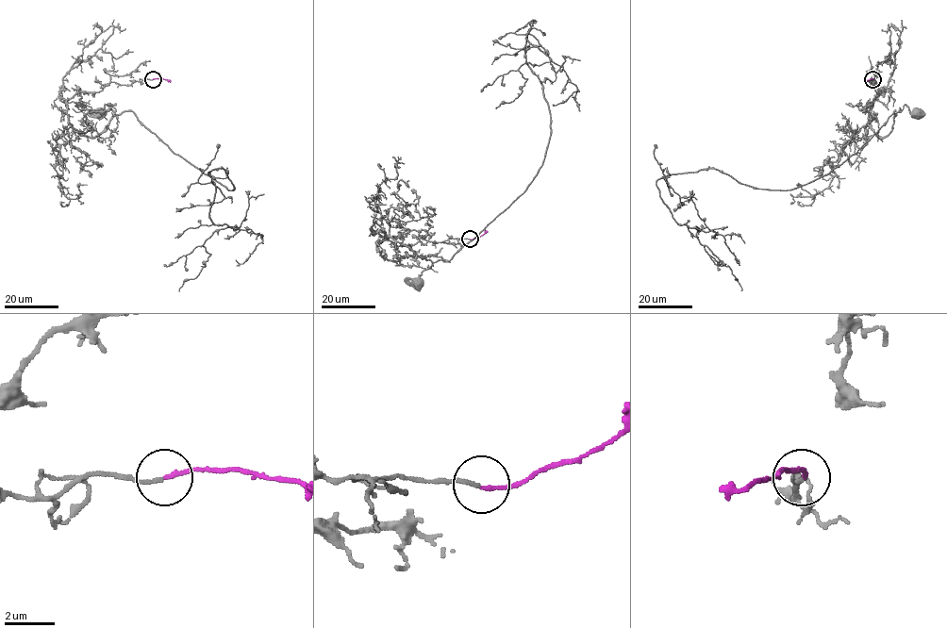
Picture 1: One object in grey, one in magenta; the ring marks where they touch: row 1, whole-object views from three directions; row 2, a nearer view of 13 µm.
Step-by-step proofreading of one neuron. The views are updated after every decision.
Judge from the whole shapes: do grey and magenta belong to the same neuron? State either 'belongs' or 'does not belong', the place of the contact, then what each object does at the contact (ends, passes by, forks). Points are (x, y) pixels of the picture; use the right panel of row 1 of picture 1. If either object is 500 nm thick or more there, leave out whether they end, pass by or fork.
belongs; place (872, 79); grey ends; magenta ends

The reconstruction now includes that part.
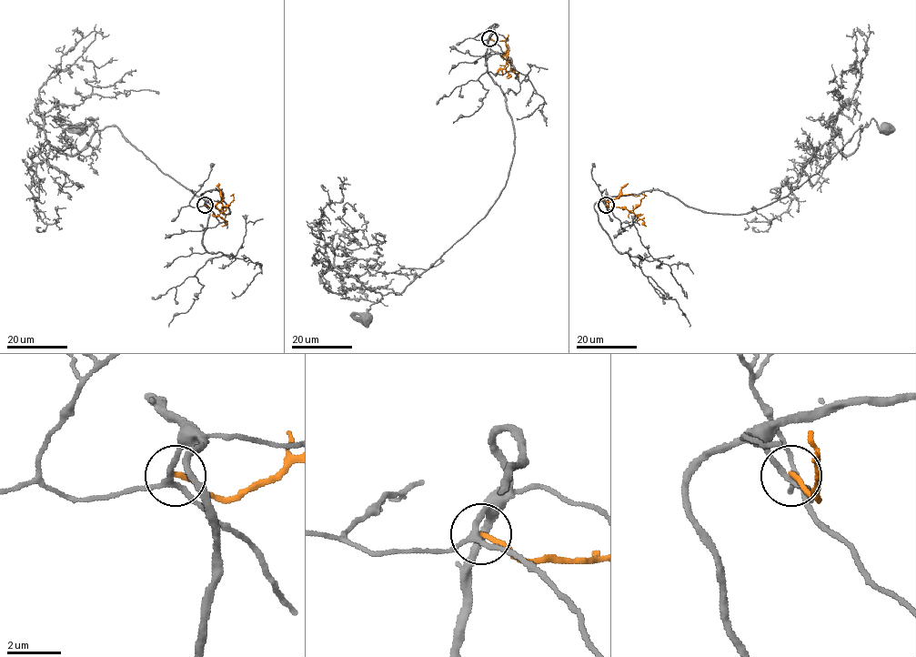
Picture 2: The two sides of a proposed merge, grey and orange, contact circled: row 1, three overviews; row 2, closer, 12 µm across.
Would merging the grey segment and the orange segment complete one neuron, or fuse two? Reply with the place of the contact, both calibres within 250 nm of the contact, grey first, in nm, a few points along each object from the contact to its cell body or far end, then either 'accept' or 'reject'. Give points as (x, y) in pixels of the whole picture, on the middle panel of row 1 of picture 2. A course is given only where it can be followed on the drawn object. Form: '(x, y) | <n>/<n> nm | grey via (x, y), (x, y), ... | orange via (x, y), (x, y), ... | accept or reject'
(489, 38) | 190/180 nm | grey via (489, 37), (487, 72), (512, 123), (506, 186), (487, 214), (400, 293), (389, 292), (371, 305), (367, 318) | orange via (489, 37), (505, 42), (508, 46), (508, 60), (518, 74), (515, 78) | reject

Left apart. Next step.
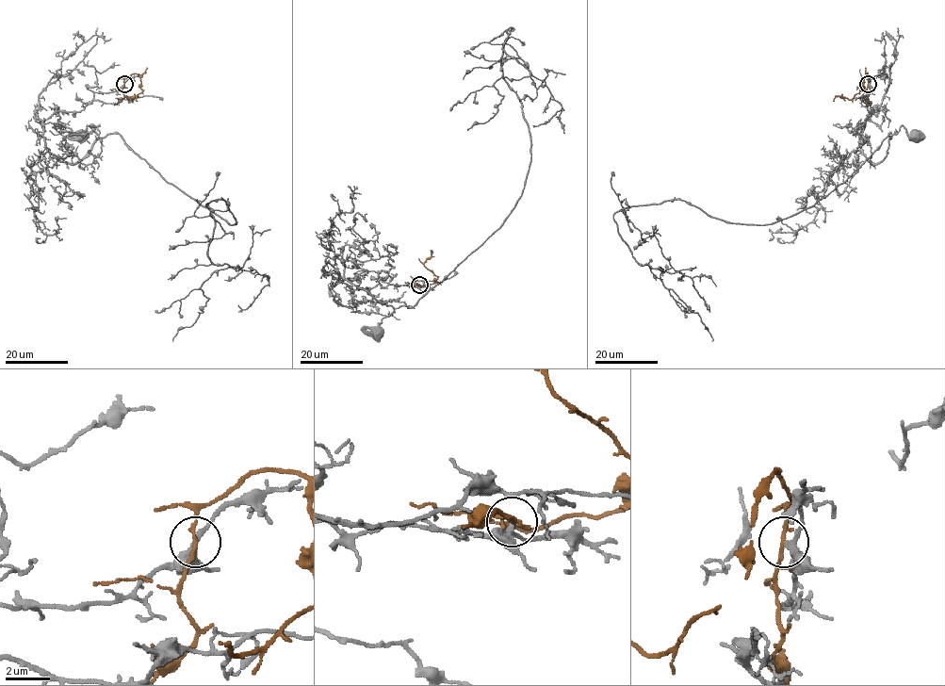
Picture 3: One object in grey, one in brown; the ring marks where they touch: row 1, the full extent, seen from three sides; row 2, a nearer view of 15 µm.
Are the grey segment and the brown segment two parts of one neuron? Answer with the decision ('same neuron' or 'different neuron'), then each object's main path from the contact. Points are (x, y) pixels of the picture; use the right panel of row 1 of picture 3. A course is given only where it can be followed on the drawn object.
different neuron; grey runs (868, 84), (872, 111), (859, 139), (864, 156), (879, 163), (902, 125), (915, 137); brown runs (868, 84), (867, 73), (860, 90), (849, 100), (837, 95), (833, 101)

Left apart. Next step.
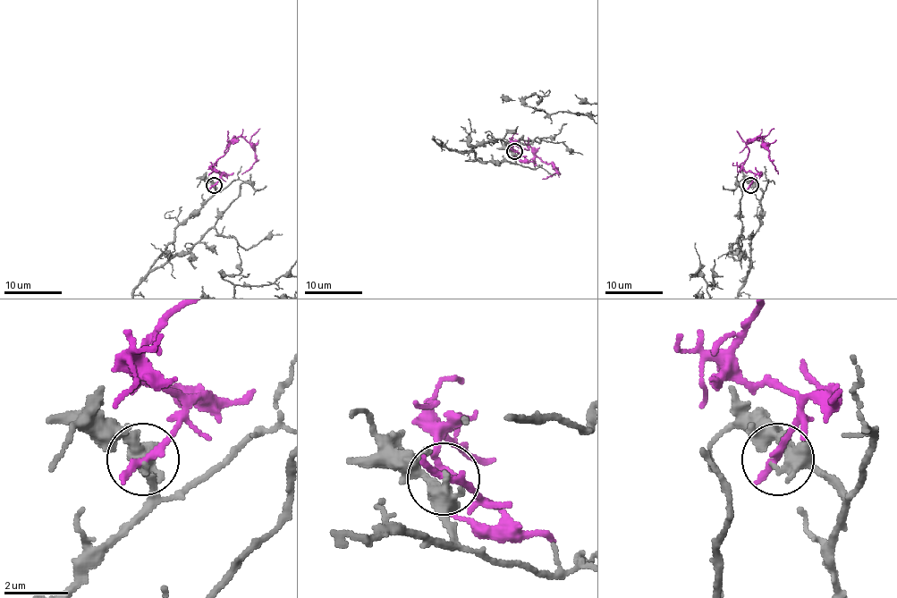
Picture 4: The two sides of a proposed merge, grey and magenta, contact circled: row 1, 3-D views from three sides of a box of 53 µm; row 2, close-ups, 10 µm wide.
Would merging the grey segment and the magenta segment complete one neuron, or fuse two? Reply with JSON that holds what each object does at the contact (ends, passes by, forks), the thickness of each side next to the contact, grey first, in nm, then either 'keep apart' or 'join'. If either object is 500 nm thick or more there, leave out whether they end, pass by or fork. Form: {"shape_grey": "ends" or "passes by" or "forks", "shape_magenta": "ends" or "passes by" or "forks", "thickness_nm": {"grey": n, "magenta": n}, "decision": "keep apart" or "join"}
{"shape_grey": "passes by", "shape_magenta": "ends", "thickness_nm": {"grey": 280, "magenta": 280}, "decision": "keep apart"}

